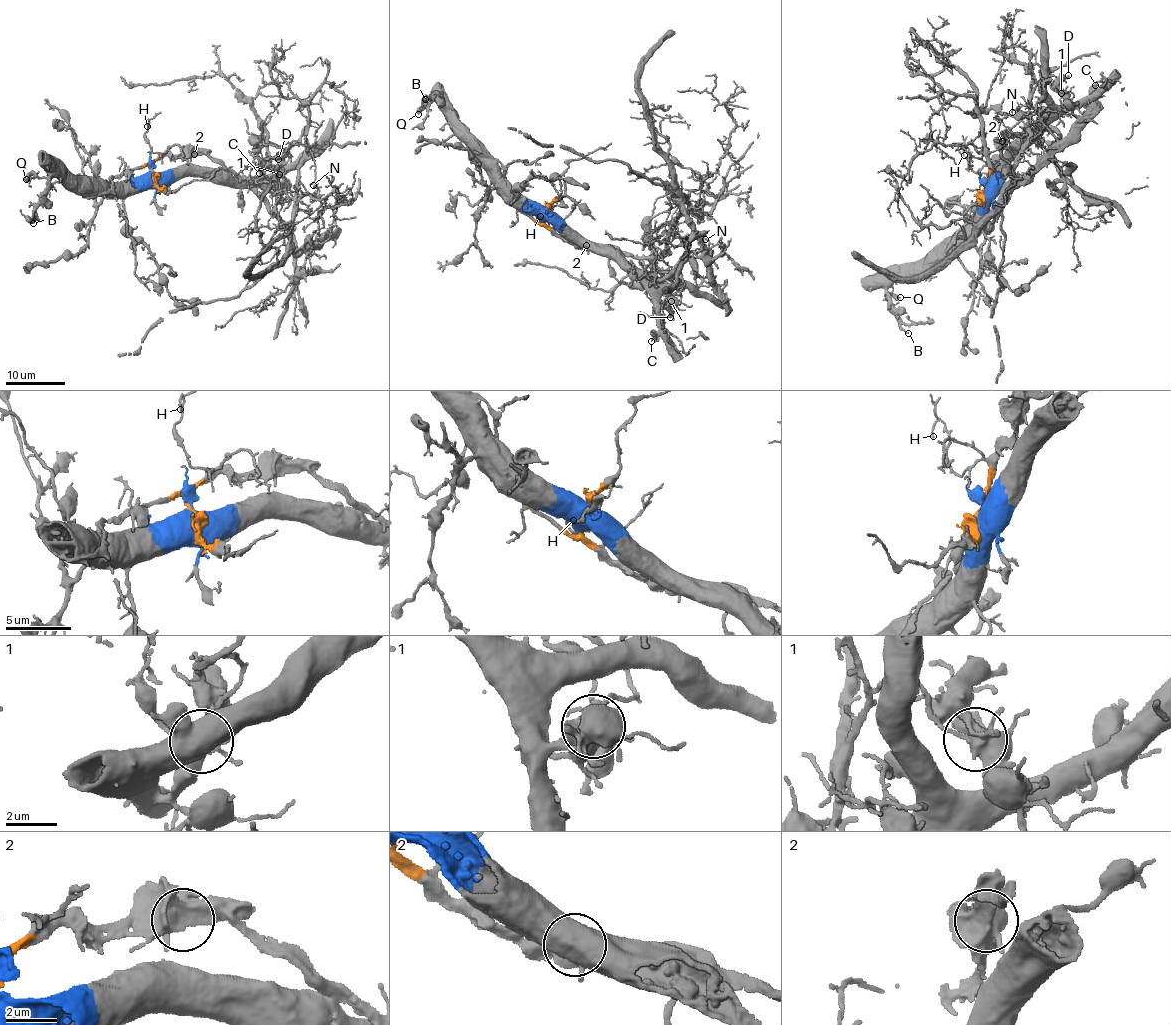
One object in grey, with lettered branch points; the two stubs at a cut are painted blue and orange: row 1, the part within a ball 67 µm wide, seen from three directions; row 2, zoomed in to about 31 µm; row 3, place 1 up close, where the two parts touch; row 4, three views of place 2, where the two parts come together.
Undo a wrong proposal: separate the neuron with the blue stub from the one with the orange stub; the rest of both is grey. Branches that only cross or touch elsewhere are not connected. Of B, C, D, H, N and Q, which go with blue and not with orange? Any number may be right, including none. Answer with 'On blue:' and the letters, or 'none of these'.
On blue: B, C, D, Q

